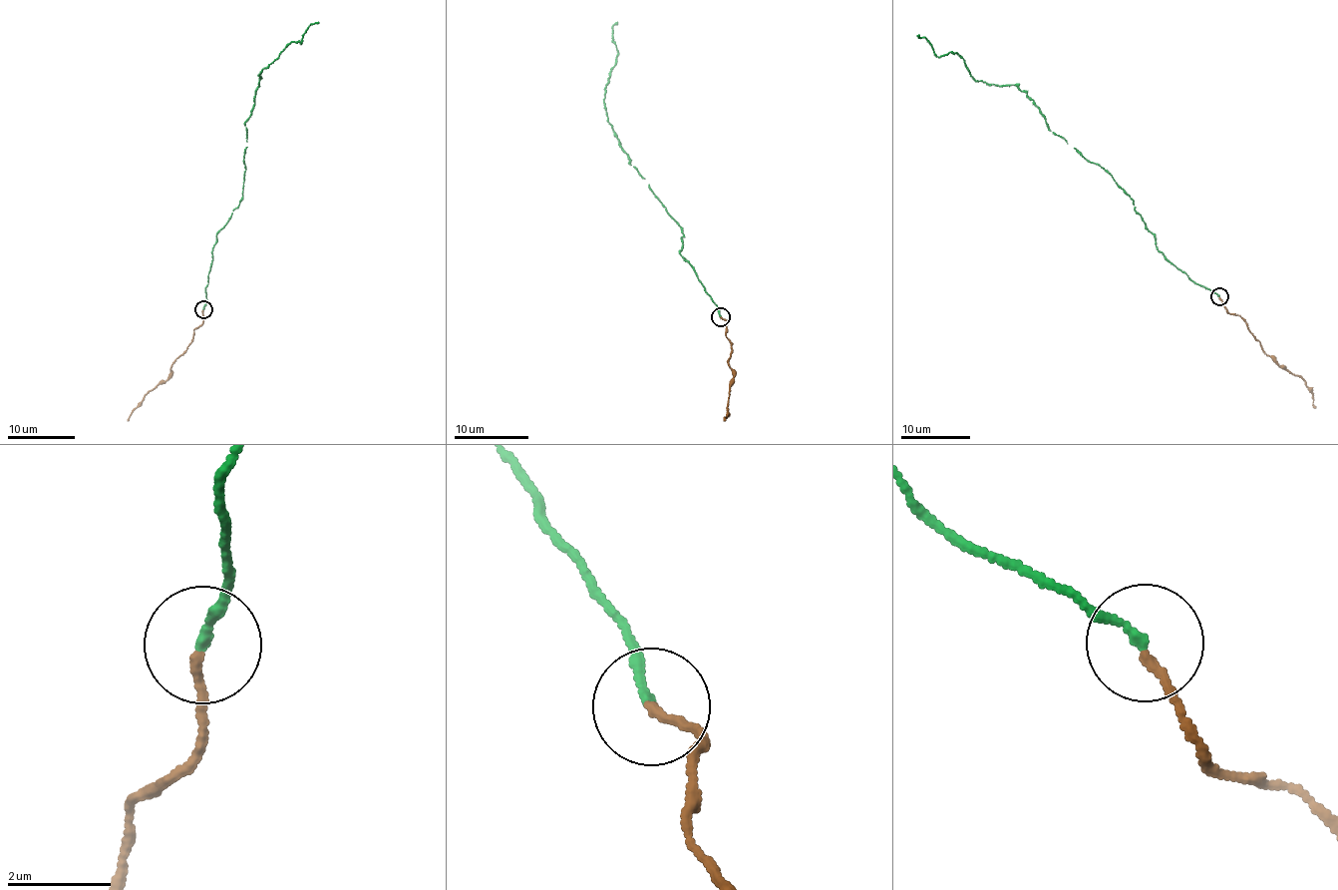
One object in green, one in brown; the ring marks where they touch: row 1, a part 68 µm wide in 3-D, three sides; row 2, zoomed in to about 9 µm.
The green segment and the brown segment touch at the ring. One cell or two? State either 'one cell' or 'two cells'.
one cell

